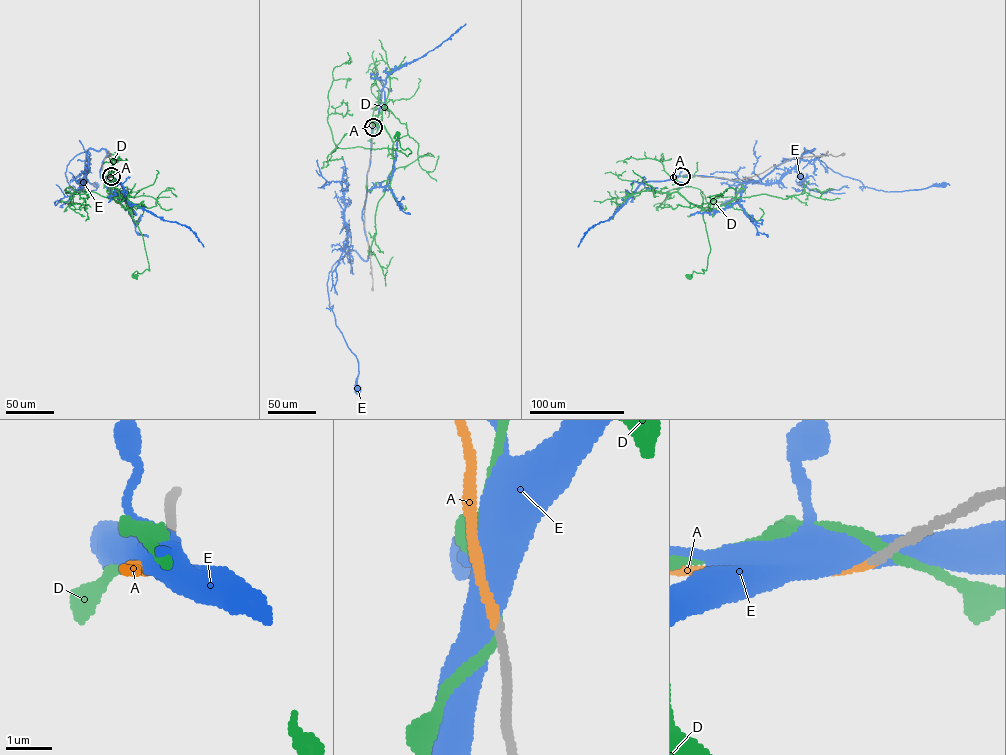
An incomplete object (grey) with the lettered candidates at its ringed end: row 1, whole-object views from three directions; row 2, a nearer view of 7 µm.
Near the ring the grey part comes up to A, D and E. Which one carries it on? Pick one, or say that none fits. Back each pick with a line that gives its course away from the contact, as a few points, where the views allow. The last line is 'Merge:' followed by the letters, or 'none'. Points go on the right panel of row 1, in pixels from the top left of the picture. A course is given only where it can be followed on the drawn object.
Merge: A

